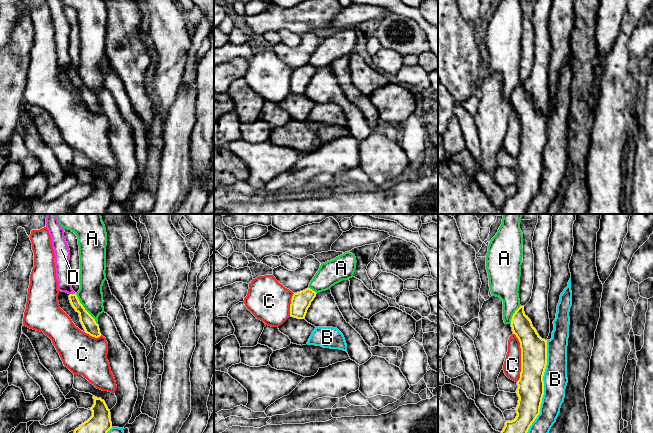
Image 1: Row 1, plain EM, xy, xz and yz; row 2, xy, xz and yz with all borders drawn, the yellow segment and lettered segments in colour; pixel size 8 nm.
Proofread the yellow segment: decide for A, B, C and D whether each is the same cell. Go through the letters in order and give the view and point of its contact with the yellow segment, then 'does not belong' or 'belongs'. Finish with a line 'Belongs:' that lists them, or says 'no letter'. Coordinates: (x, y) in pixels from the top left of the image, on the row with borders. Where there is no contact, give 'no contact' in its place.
A: xy (84, 309) | does not belong
B: yz (543, 386) | does not belong
C: yz (521, 357) | does not belong
D: xy (72, 294) | belongs
Belongs: D

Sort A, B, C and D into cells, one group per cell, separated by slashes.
A / B / C / D

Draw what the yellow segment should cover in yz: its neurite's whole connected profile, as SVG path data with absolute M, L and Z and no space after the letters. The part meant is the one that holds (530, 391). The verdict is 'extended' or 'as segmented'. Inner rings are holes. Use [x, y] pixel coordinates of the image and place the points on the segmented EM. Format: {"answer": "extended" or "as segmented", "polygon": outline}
{"answer": "as segmented", "polygon": "M520 306L512 316L511 327L513 334L520 342L521 372L517 381L518 405L515 408L517 416L512 421L506 421L501 433L527 433L532 423L540 414L544 395L543 376L547 365L547 340L542 339L533 327L531 320L525 315L524 306Z"}

